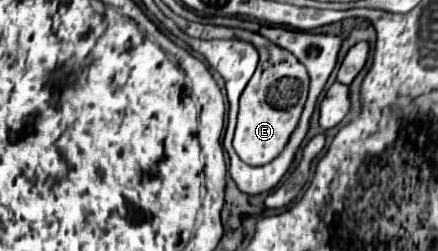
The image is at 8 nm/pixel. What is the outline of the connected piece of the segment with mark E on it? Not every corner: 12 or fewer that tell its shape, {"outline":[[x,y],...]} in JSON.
{"outline":[[218,28],[260,52],[240,96],[234,150],[264,166],[298,126],[308,72],[268,38]]}

